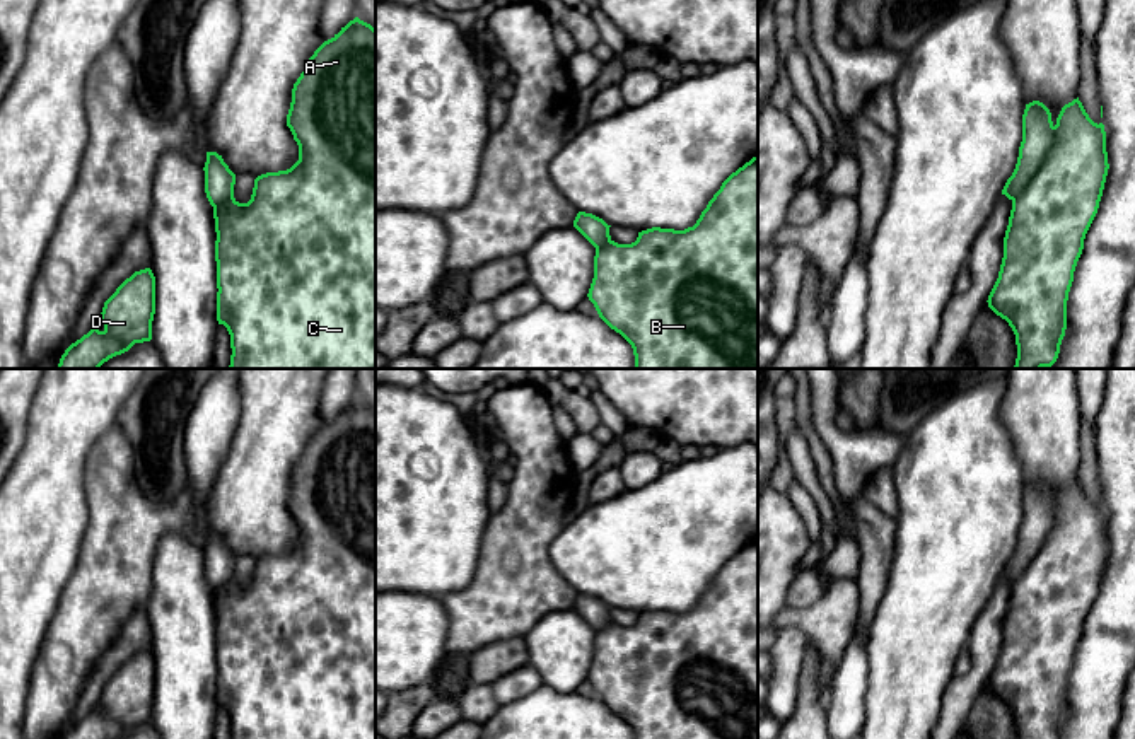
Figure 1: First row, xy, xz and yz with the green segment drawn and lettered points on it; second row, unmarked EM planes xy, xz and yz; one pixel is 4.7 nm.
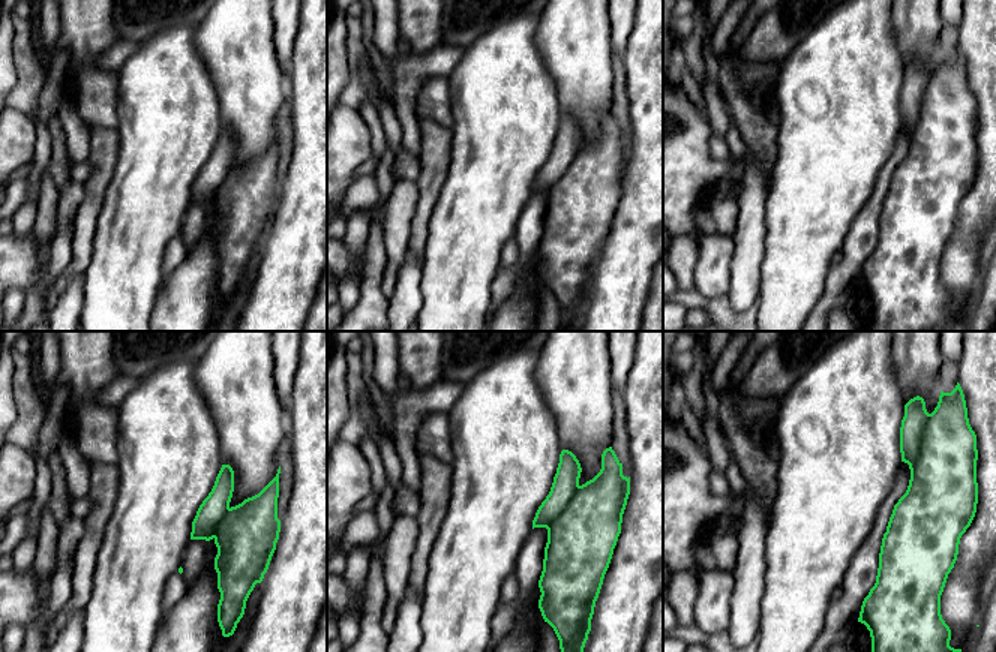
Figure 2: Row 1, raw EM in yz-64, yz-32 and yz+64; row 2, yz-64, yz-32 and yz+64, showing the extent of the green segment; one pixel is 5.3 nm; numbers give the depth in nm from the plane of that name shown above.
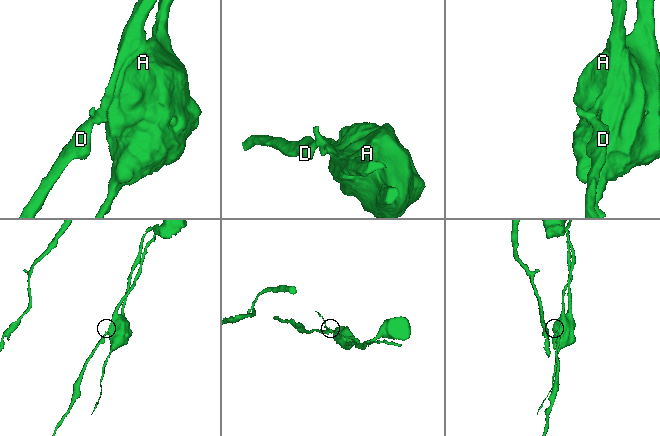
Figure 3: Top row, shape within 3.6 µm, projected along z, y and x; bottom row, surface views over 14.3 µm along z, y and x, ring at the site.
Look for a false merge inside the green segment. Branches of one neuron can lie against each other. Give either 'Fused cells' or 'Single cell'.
Single cell

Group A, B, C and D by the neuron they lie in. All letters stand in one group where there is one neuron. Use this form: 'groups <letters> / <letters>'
groups A B C D

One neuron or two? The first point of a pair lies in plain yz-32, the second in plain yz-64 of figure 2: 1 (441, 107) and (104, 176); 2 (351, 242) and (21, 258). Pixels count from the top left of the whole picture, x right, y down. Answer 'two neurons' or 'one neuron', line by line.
1: two neurons
2: two neurons

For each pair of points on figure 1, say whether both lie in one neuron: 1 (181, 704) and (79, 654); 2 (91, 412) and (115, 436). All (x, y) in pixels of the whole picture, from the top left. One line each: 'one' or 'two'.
1: two
2: two

